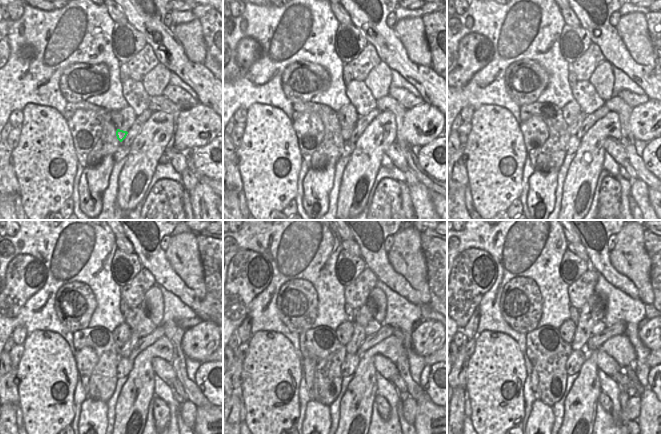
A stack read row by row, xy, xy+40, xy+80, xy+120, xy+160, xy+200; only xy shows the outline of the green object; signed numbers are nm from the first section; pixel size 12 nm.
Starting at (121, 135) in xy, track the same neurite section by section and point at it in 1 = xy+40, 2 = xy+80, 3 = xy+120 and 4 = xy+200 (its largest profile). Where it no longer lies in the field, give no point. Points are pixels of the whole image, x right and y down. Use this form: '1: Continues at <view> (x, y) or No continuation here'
1: Continues at xy+40 (346, 132)
2: Continues at xy+80 (574, 127)
3: Continues at xy+120 (126, 350)
4: Continues at xy+200 (593, 311).

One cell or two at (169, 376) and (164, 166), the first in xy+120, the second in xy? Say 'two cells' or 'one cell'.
two cells

